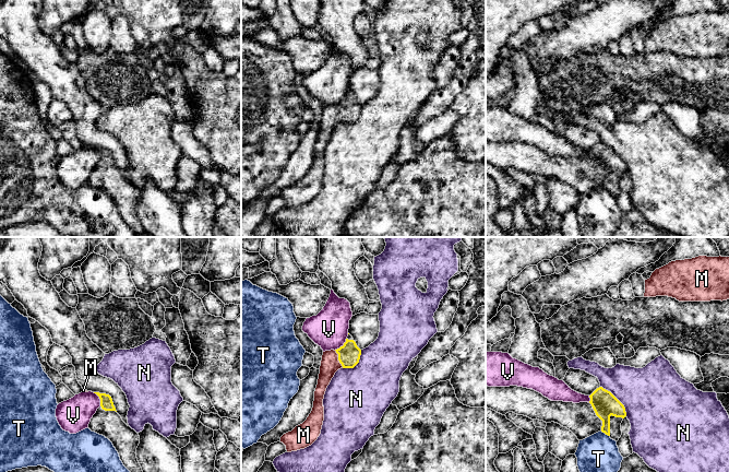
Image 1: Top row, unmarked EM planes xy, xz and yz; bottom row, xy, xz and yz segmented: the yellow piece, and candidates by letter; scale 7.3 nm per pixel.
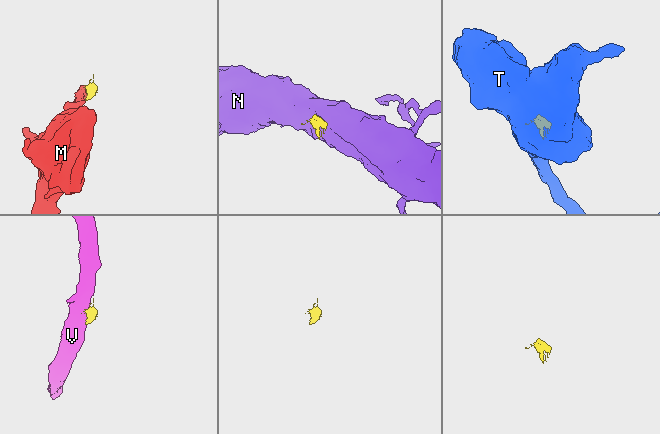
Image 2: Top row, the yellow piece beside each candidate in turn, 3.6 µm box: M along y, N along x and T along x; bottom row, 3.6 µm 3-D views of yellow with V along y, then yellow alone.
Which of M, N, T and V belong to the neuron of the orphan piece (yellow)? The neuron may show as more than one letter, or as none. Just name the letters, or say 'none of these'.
M

